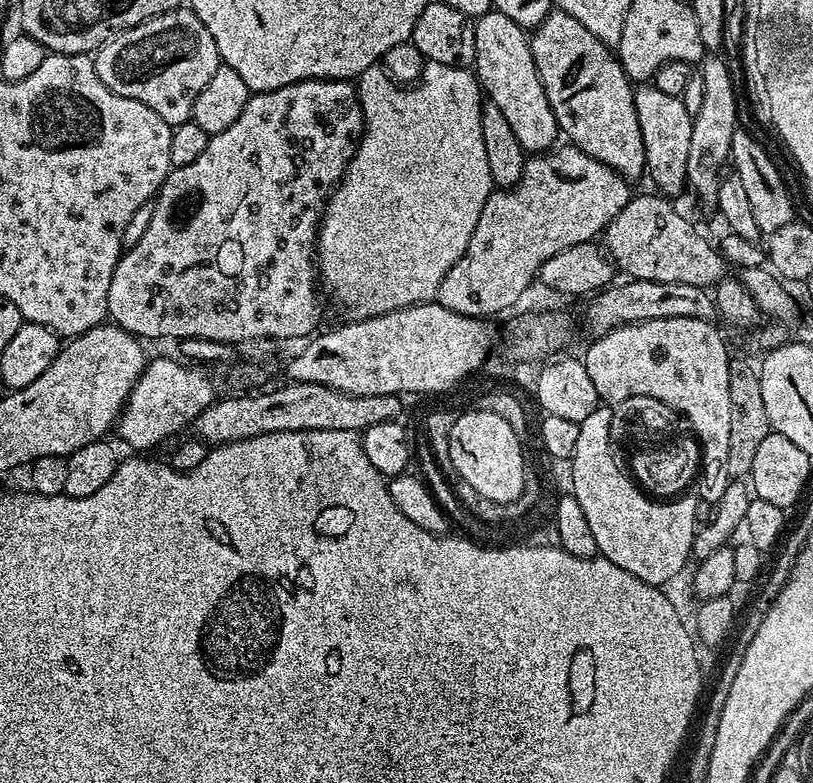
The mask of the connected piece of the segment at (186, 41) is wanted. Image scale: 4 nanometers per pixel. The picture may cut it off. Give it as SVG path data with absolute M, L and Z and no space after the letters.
M181 6L172 12L150 18L133 28L127 28L125 32L119 32L117 36L107 40L102 47L94 53L98 78L114 94L122 94L122 98L134 98L142 102L142 106L150 106L162 122L171 124L185 124L192 119L194 110L194 98L202 94L206 82L214 78L214 70L218 70L222 63L218 54L218 46L214 46L214 38L210 38L210 30L192 12L191 7Z

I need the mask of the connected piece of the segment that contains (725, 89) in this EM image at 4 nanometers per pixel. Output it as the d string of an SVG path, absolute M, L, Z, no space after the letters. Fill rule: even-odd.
M705 55L698 70L702 74L702 107L692 118L690 130L690 155L686 157L687 187L696 191L696 196L704 204L715 205L722 173L732 154L734 134L738 131L736 108L738 91L731 82L730 70L723 55Z

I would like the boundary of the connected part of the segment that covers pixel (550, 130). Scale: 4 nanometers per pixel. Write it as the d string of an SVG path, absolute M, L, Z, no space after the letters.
M495 10L474 20L476 63L474 71L487 99L510 121L518 142L525 153L547 152L561 135L554 110L550 110L550 98L542 90L542 78L538 78L538 66L534 66L534 54L529 33L518 22L506 18Z

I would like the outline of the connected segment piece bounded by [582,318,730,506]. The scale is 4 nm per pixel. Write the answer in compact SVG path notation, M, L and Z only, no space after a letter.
M658 318L650 322L623 324L604 336L595 337L588 353L582 356L586 374L590 374L594 381L594 390L598 390L601 401L619 406L626 398L649 396L671 408L673 413L680 415L681 412L692 423L696 431L692 432L699 441L702 457L702 467L694 483L694 495L697 500L704 500L709 506L720 501L730 479L726 466L730 451L730 353L724 345L723 334L714 325L712 320L698 318Z

